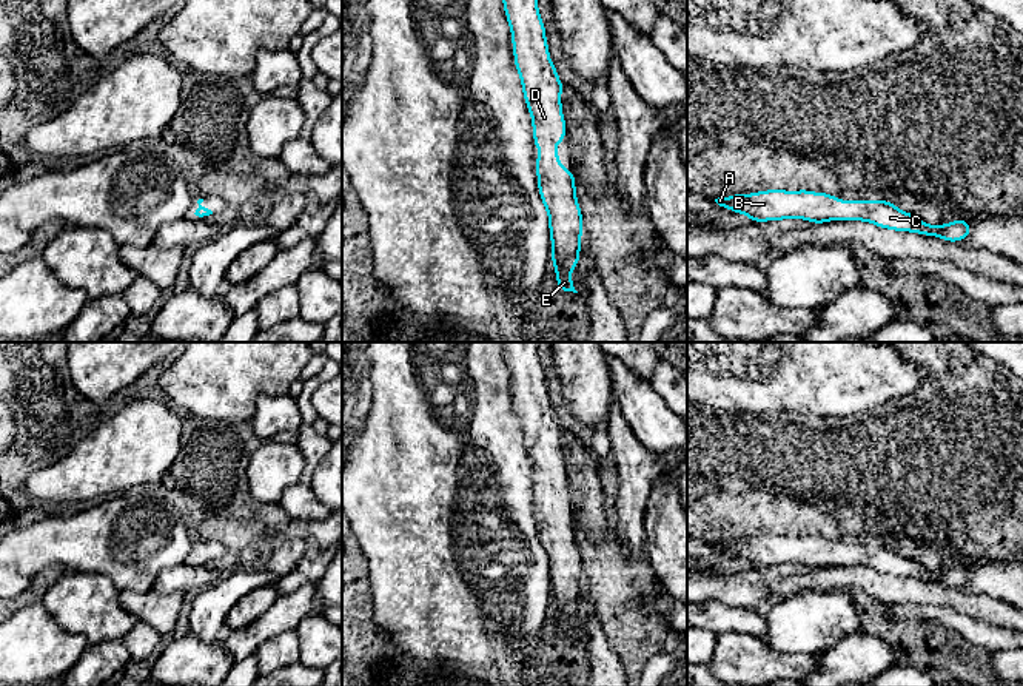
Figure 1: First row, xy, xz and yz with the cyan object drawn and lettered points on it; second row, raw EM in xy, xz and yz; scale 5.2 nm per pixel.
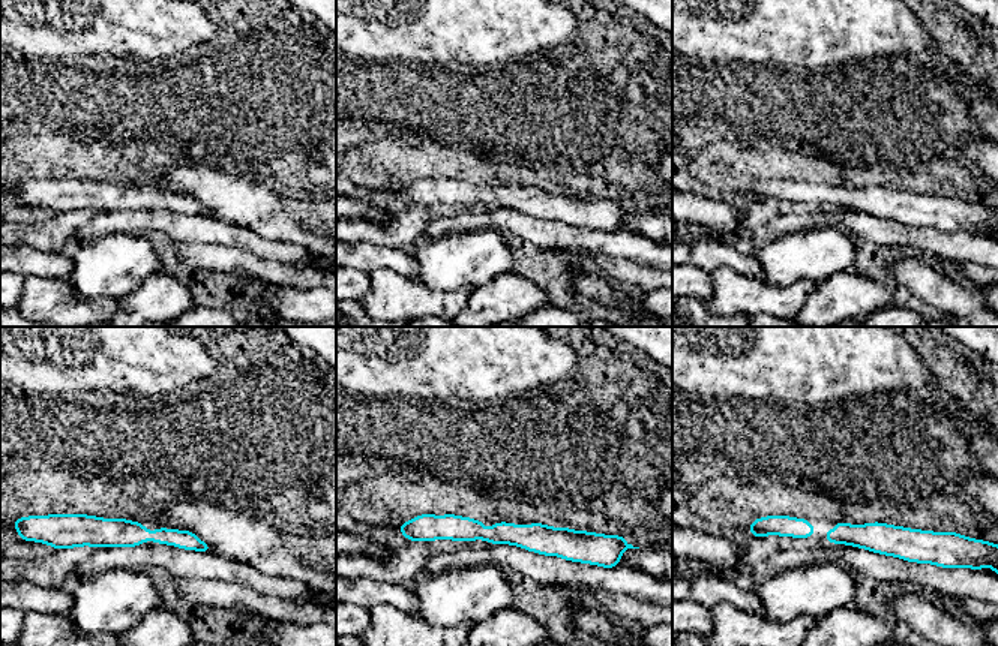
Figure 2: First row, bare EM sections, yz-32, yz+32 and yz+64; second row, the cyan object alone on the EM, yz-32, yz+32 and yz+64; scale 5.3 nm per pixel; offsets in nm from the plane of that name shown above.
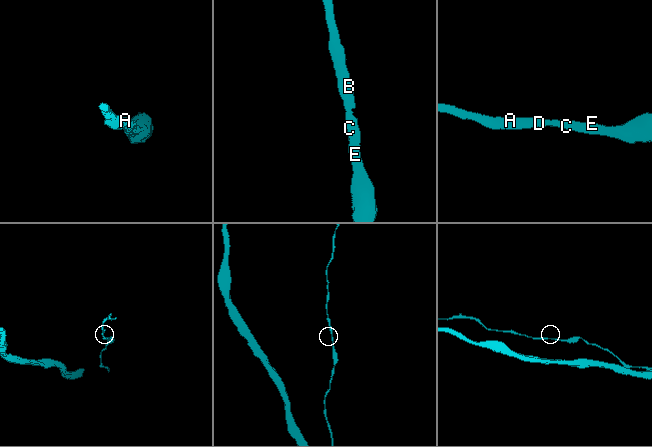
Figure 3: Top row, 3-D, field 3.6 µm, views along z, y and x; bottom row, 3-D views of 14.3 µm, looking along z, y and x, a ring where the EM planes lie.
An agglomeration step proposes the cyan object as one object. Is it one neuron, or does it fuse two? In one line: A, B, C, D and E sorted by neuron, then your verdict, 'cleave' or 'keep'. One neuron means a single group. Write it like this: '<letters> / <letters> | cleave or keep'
A B C D E | keep

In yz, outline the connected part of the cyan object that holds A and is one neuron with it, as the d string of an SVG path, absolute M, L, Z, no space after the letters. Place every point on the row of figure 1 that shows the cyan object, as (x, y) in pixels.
M766 190L753 194L718 197L719 207L743 213L752 222L783 220L789 217L823 224L829 220L864 220L881 228L938 236L957 242L971 234L969 222L957 219L946 225L926 225L918 216L904 213L887 200L841 200L826 193Z

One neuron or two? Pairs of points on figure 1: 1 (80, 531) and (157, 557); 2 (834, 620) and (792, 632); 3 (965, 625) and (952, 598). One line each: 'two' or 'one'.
1: one
2: one
3: two

